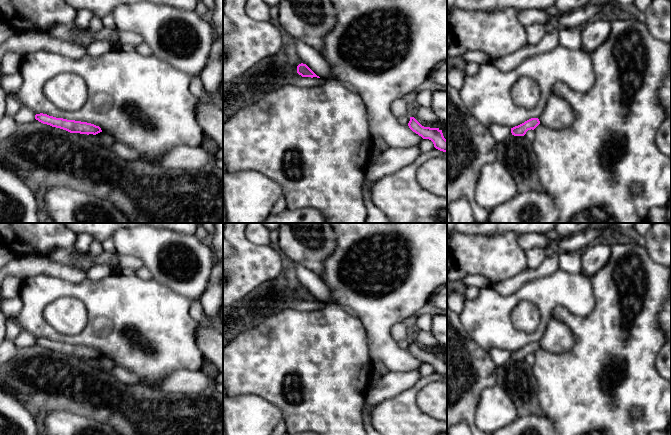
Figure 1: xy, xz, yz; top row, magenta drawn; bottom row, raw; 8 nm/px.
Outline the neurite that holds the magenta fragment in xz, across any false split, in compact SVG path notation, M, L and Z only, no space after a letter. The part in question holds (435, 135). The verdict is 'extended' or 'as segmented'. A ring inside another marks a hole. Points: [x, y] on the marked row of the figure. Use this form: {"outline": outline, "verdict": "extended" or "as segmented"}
{"outline": "M410 117L408 126L423 139L431 140L436 149L447 152L447 140L444 138L442 130L439 128L424 127L414 117Z", "verdict": "as segmented"}

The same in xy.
{"outline": "M36 114L35 119L43 124L50 125L52 127L60 128L66 130L70 133L80 133L80 134L93 134L96 135L102 132L99 126L96 126L91 123L75 121L75 120L67 120L63 118L56 118L53 116L49 116L47 114Z", "verdict": "as segmented"}

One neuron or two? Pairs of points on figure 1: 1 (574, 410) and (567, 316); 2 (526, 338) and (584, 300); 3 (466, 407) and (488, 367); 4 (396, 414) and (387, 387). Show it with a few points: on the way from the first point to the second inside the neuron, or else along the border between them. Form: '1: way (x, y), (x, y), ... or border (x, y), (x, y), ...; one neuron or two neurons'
1: way (581, 387), (581, 339); one neuron
2: way (542, 326), (545, 312), (557, 300), (567, 300); one neuron
3: way (466, 397), (478, 382), (479, 377); one neuron
4: border (411, 386), (395, 396), (378, 403), (371, 411); two neurons

